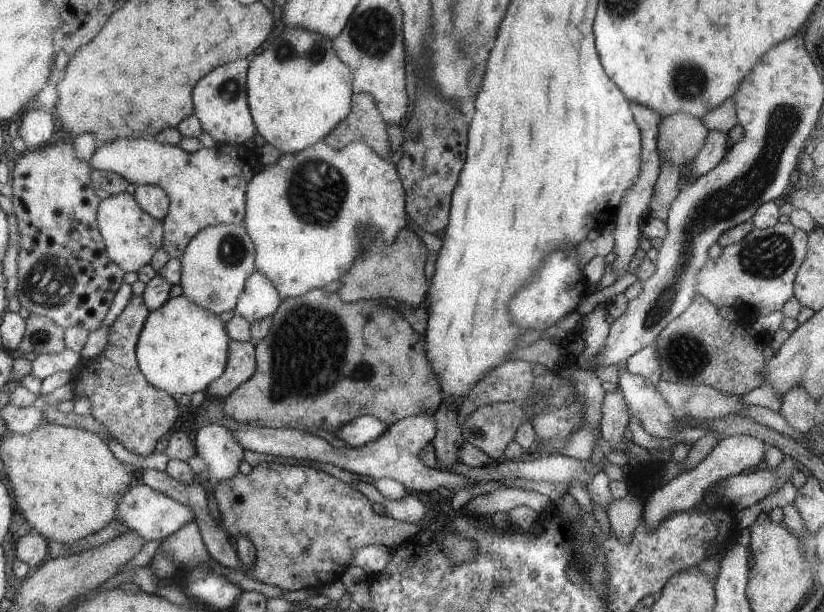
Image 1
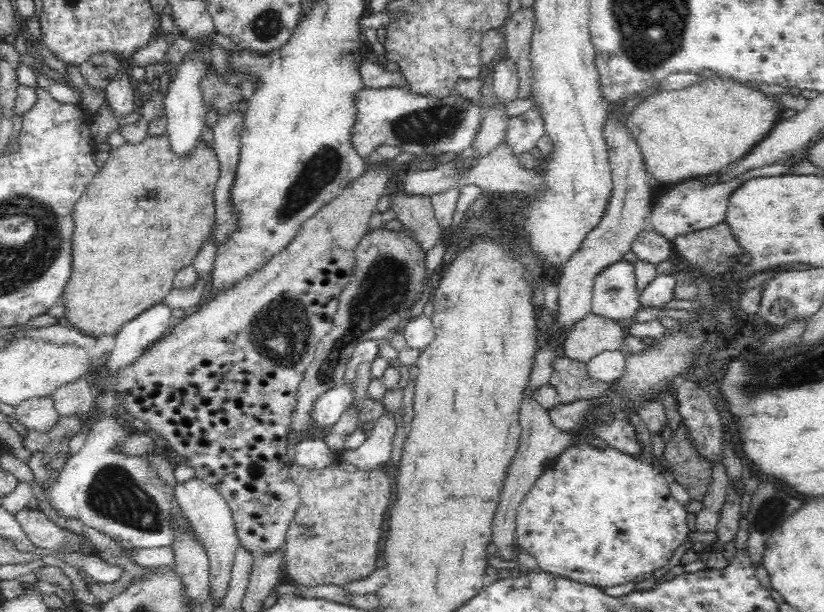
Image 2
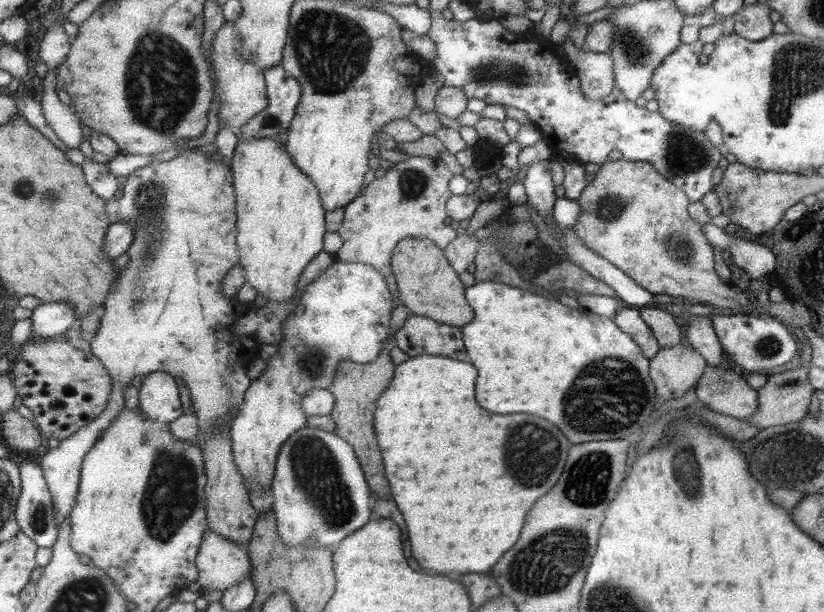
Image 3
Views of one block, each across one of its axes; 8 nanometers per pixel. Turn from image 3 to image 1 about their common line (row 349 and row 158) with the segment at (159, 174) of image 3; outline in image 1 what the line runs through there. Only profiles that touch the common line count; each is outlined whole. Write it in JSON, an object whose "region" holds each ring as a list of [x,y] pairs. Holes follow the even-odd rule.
{"region":[[[119,138],[109,143],[100,144],[89,162],[93,169],[123,176],[127,184],[133,184],[136,188],[140,185],[152,185],[164,190],[164,194],[168,197],[169,207],[167,215],[161,221],[163,226],[162,249],[167,252],[170,258],[177,259],[184,255],[189,242],[203,228],[221,224],[239,225],[243,222],[248,184],[252,177],[265,167],[265,165],[259,164],[253,148],[246,144],[225,145],[217,143],[212,148],[202,147],[196,152],[187,153],[178,146],[160,144],[153,138]]]}

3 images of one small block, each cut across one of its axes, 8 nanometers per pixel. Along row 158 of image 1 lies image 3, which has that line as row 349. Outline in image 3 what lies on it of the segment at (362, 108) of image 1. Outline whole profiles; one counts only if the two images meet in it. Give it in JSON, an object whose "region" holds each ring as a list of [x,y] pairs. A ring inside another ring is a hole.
{"region":[[[383,349],[380,356],[373,362],[360,364],[350,360],[341,361],[336,370],[335,380],[327,388],[334,398],[334,405],[329,414],[334,420],[334,433],[340,435],[346,443],[352,446],[360,463],[360,469],[364,471],[364,478],[370,487],[371,498],[373,496],[389,498],[389,486],[387,486],[387,480],[383,478],[381,454],[379,454],[375,438],[373,438],[371,418],[373,418],[377,396],[383,392],[383,388],[389,384],[391,376],[393,376],[393,366],[395,365],[391,364],[388,349]]]}

